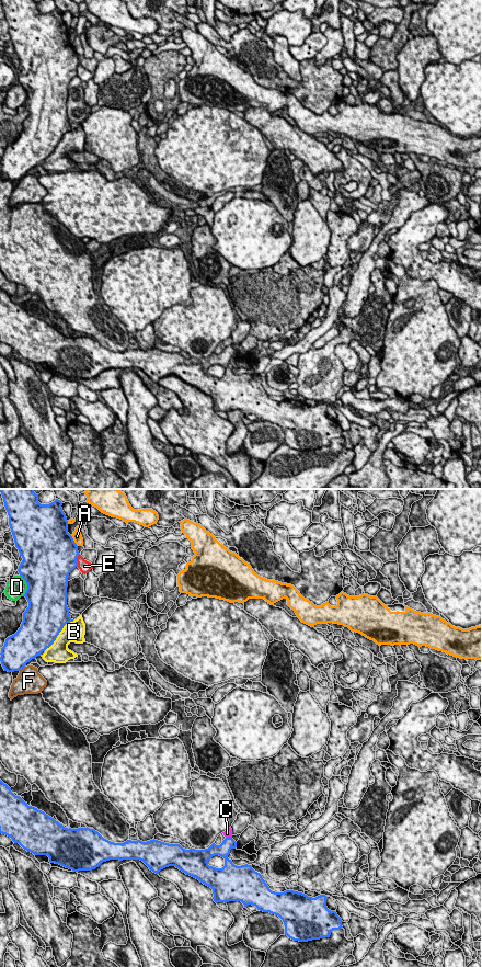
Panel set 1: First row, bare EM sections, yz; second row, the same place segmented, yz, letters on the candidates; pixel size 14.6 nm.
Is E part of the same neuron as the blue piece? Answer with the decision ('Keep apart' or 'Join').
Keep apart

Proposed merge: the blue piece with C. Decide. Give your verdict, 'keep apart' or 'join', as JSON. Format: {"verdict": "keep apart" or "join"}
{"verdict": "join"}

